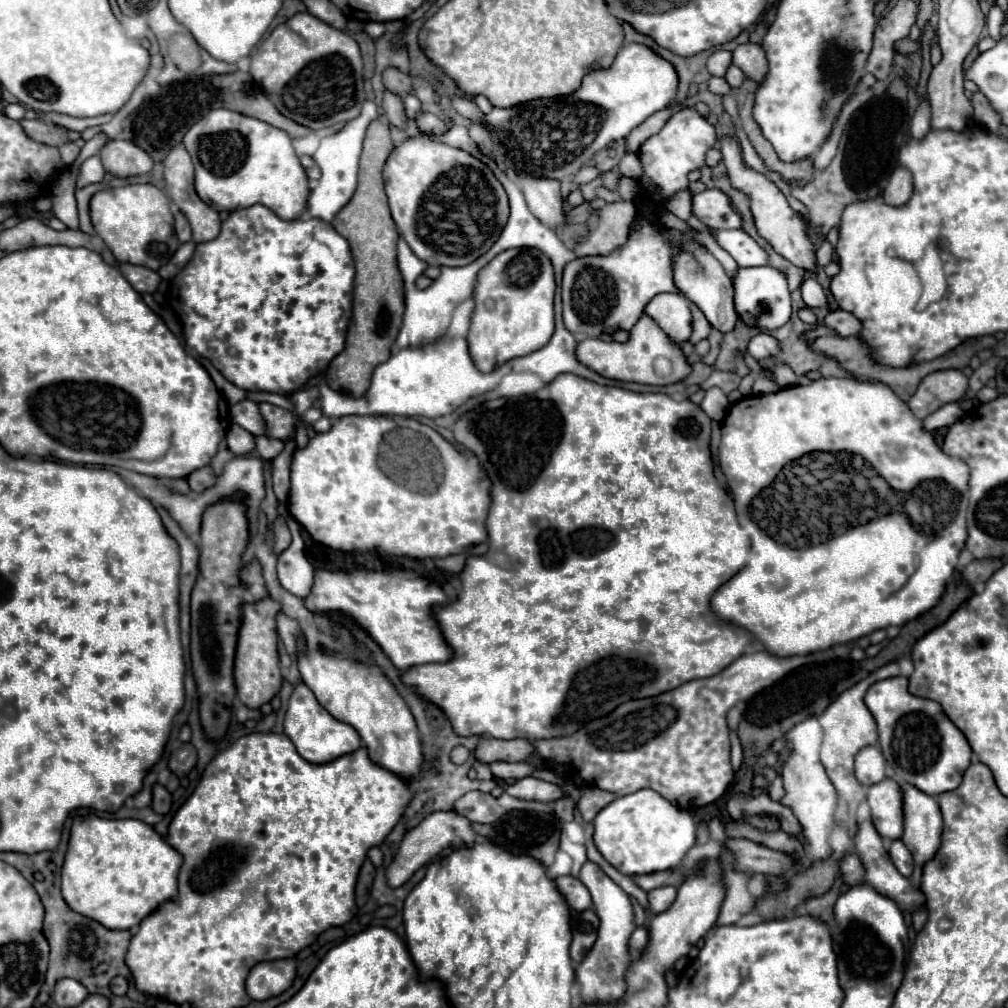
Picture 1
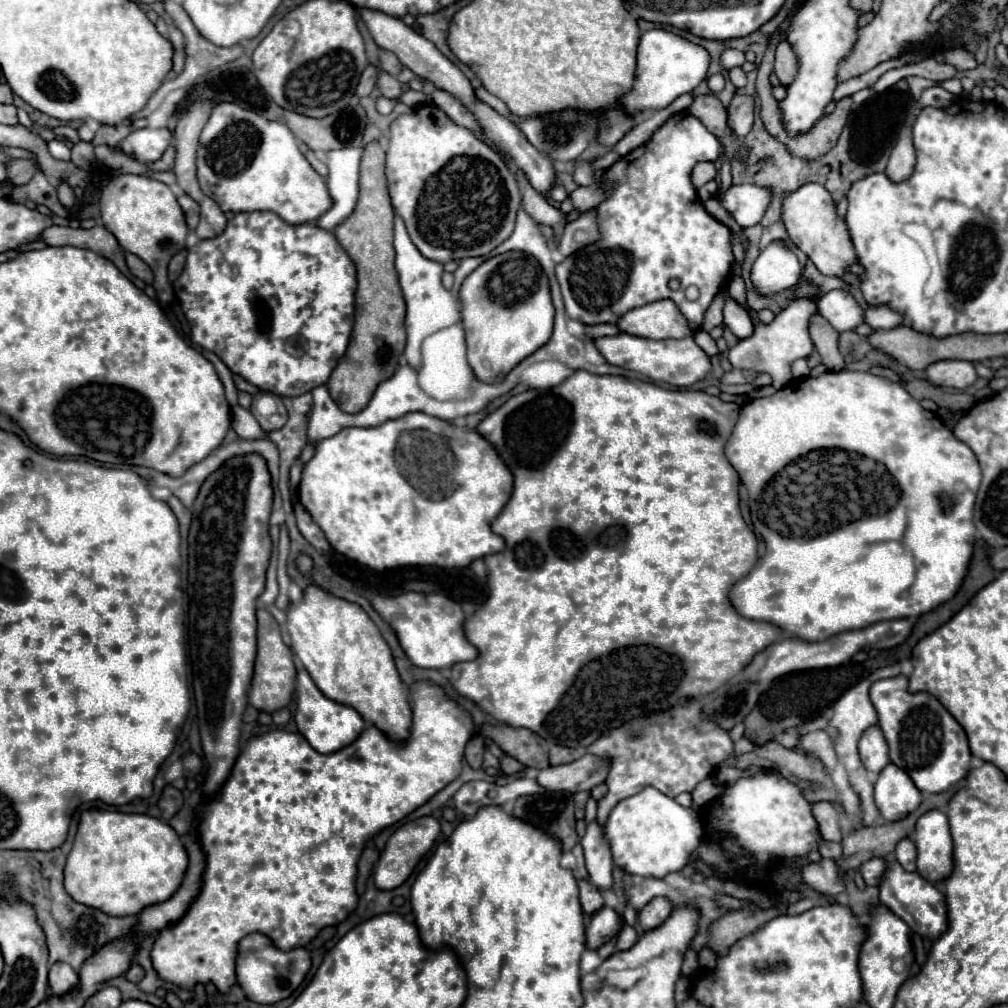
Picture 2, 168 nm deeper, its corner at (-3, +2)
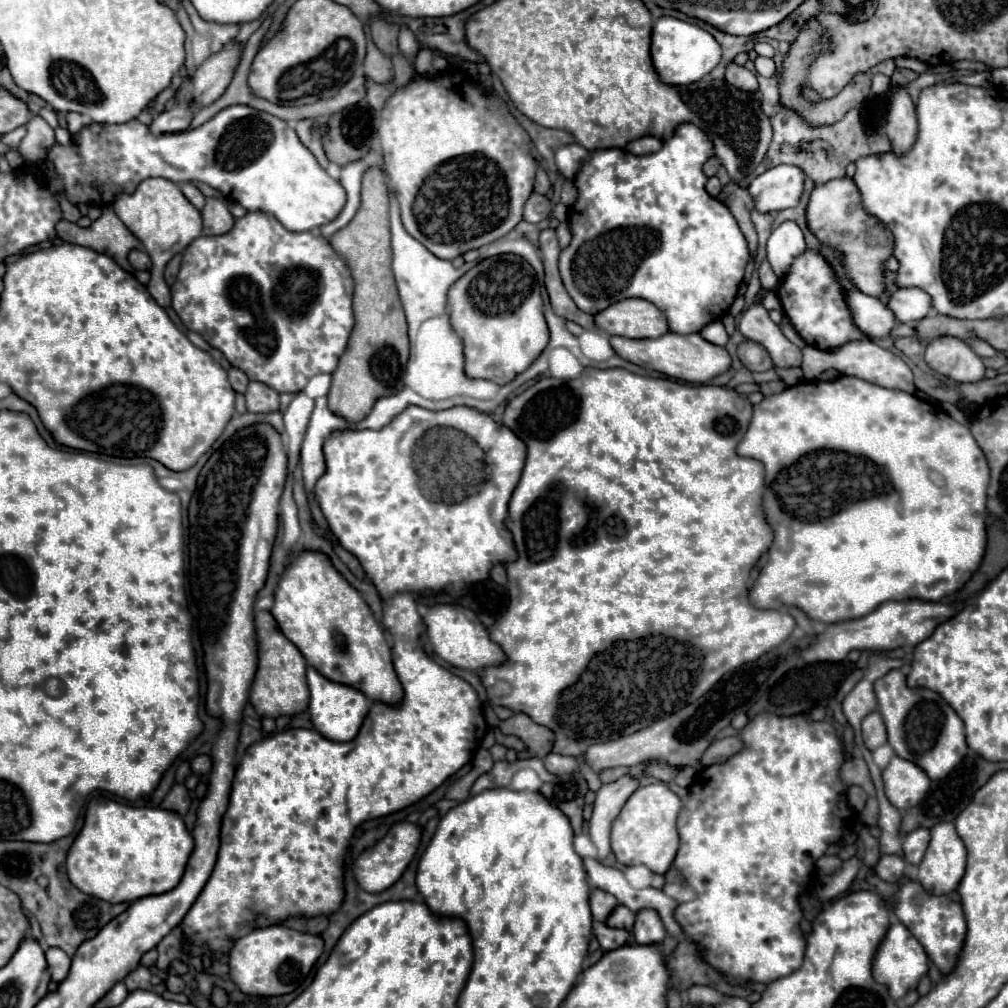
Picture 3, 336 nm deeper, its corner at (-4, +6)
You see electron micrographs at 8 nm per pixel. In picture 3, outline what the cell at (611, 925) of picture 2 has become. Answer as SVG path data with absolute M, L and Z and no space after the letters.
M618 905L614 909L614 913L608 917L608 925L610 927L618 927L618 929L626 929L626 931L632 931L632 925L634 925L634 919L636 919L636 913L632 913L628 907L624 905Z

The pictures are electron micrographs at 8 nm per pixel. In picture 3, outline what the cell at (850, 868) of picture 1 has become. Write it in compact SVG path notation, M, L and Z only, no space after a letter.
M882 855L878 865L874 867L876 875L888 883L898 883L904 879L904 869L906 869L906 863L902 857L898 855Z

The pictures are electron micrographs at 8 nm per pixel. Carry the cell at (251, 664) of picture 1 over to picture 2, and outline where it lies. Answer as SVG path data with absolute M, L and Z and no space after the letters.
M267 609L257 611L257 657L255 657L255 669L249 689L249 703L255 709L261 711L277 711L285 707L291 701L293 693L293 681L295 679L295 665L291 661L291 649L283 643L283 637L279 637L279 625L275 617L267 613Z

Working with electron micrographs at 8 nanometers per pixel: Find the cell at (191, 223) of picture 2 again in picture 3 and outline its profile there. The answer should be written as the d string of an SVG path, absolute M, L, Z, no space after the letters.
M180 183L178 187L180 187L180 191L186 195L186 199L188 199L196 209L202 209L202 205L204 205L204 195L202 195L202 191L200 191L196 185L192 185L192 183Z

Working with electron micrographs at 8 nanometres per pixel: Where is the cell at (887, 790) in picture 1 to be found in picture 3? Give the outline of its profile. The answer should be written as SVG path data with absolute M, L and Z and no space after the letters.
M892 757L890 765L884 769L884 789L886 797L896 809L906 809L918 805L930 787L930 777L912 761L902 757Z

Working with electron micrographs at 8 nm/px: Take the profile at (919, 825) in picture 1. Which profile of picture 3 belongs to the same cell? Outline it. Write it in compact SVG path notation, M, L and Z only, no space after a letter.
M952 823L932 829L932 841L918 867L918 883L930 895L948 895L956 891L966 869L966 847Z

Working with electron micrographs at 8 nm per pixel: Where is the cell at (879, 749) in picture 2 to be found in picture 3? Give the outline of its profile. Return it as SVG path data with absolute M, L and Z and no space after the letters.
M872 711L864 717L862 735L864 735L864 743L870 751L874 751L876 747L886 743L886 727L884 727L882 715L878 711Z

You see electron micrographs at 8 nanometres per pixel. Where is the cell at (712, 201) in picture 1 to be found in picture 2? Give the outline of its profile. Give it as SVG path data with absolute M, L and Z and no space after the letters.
M731 185L719 195L719 203L739 223L741 229L757 225L761 221L769 199L769 189L755 185Z

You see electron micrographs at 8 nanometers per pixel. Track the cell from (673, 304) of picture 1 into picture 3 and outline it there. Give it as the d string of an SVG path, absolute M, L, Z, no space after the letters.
M622 299L594 315L594 323L608 335L622 335L630 339L660 337L668 333L668 323L662 311L650 301Z

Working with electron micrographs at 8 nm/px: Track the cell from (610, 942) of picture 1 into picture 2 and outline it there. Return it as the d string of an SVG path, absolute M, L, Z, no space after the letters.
M597 823L587 825L587 833L581 839L581 845L585 849L585 863L587 863L587 871L589 871L589 881L601 893L611 891L611 887L613 887L613 877L611 877L613 859L611 859L609 847L607 847L607 839L603 835L603 829Z

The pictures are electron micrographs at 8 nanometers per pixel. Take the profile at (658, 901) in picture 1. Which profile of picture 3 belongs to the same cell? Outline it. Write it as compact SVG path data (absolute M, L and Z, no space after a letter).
M644 909L636 913L632 935L634 935L636 945L660 945L666 937L666 929L656 911Z

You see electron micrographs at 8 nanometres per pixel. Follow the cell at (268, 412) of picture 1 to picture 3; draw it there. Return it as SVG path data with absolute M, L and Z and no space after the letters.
M252 381L244 395L246 395L246 407L252 413L270 413L270 411L278 411L280 407L278 393L258 381Z

